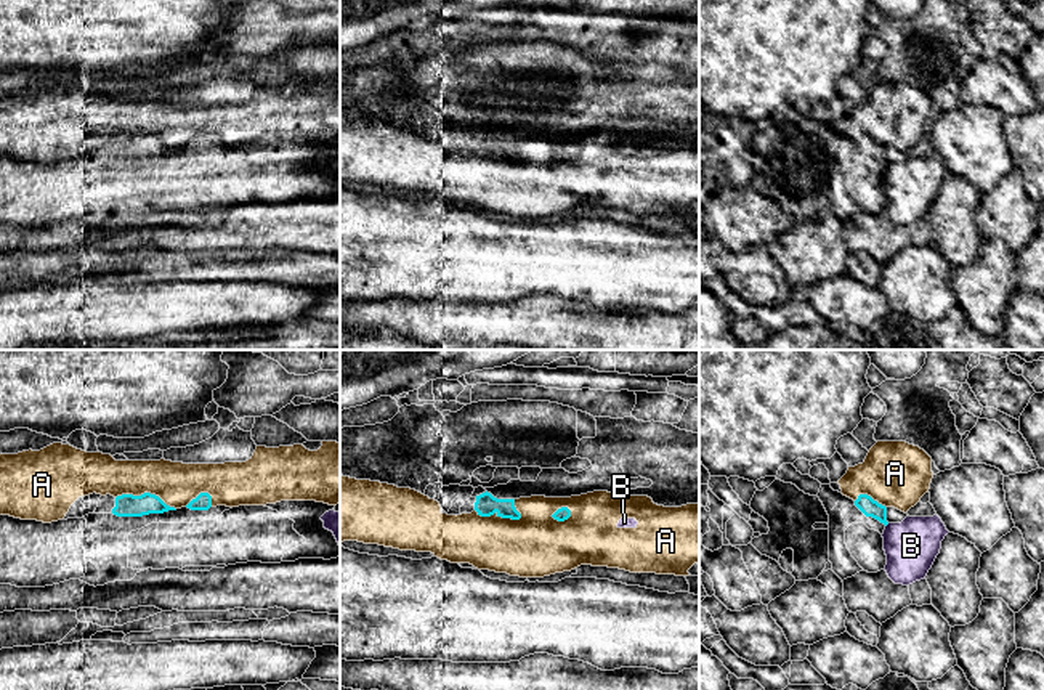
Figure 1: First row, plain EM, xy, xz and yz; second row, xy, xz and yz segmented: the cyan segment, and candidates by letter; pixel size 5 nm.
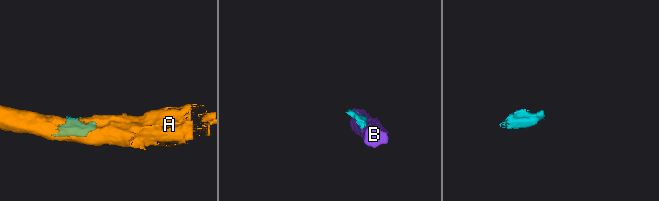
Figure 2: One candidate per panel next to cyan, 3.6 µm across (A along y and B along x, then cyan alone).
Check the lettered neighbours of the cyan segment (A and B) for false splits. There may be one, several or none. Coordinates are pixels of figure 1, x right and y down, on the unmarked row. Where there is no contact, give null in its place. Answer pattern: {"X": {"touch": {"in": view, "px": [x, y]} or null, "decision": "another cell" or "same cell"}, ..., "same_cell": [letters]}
{"A": {"touch": {"in": "xz", "px": [499, 156]}, "decision": "another cell"}, "B": {"touch": null, "decision": "another cell"}, "same_cell": []}

